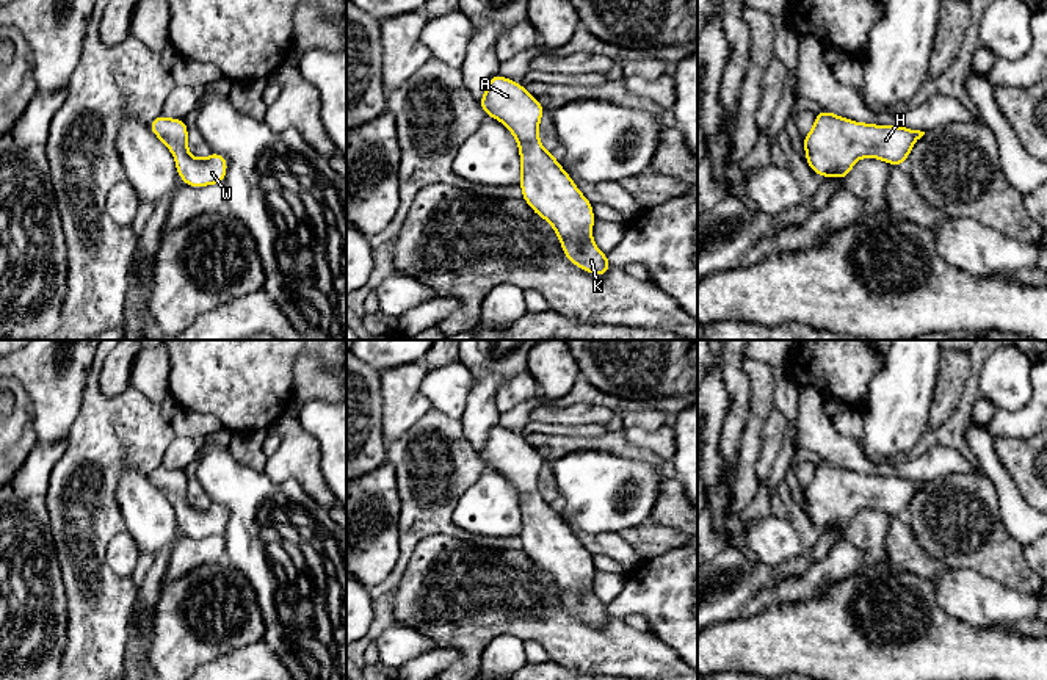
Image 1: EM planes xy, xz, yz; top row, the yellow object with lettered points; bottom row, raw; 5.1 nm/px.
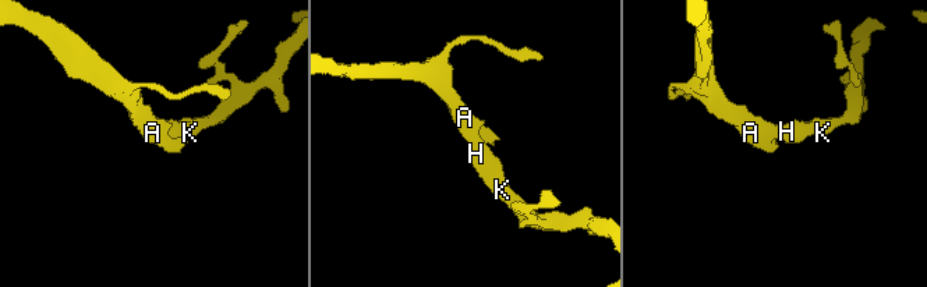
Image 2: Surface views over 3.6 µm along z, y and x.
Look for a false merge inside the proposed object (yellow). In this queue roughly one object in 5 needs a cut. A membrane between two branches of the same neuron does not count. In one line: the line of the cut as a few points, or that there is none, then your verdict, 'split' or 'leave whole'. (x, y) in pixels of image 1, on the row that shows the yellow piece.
no cut; leave whole

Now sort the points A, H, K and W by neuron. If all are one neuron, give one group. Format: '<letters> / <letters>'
A H K W

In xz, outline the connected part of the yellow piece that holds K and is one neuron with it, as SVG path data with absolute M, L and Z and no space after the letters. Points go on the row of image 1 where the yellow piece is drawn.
M495 74L487 81L480 107L516 138L522 199L552 224L564 257L586 273L605 276L611 265L592 240L594 205L539 141L539 122L545 113L541 102L522 83Z

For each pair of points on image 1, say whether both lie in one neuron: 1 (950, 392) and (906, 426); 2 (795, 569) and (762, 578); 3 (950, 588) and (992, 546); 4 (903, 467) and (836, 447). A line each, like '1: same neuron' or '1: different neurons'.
1: different neurons
2: same neuron
3: different neurons
4: same neuron

